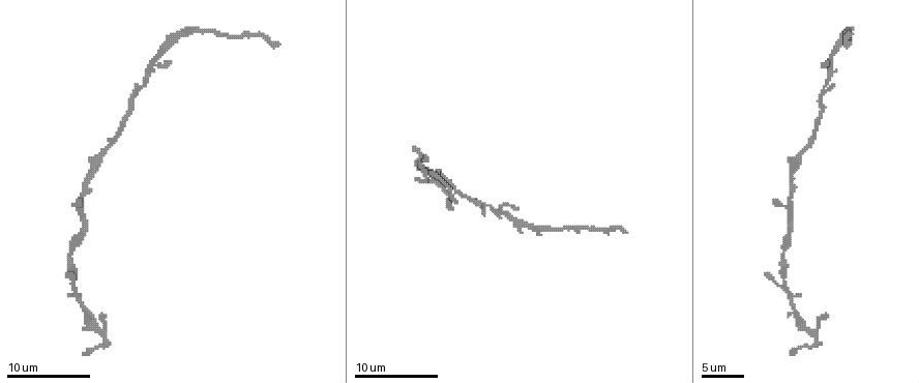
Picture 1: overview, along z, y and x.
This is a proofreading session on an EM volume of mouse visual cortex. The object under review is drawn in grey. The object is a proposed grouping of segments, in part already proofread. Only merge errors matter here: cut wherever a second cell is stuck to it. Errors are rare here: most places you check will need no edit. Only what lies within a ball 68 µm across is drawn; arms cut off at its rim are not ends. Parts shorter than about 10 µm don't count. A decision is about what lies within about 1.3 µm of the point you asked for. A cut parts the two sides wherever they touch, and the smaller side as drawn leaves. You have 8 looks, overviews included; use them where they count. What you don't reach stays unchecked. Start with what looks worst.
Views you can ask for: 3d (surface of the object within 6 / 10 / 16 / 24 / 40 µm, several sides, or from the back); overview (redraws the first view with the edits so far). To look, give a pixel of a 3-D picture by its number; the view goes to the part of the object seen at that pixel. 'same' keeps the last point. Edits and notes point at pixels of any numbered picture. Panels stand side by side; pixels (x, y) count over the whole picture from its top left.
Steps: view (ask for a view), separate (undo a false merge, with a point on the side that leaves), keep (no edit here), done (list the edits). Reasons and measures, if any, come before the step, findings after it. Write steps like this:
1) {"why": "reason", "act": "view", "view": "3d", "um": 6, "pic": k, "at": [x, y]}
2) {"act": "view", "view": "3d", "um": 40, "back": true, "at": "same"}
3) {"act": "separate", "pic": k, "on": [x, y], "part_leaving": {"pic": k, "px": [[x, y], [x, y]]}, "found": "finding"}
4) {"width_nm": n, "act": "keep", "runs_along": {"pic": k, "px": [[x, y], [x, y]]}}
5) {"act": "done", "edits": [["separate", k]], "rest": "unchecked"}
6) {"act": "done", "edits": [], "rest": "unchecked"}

{"why": "two arms in line, one across", "act": "view", "view": "3d", "um": 10, "pic": 1, "at": [824, 88]}

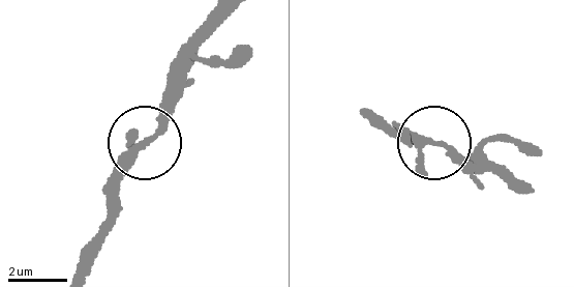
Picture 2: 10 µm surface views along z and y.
{"act": "keep", "runs_along": {"pic": 2, "px": [[76, 269], [100, 225], [111, 180], [191, 79]]}, "found": "continuous, no second cell"}

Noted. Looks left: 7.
{"act": "view", "view": "3d", "um": 16, "pic": 1, "at": [801, 152]}

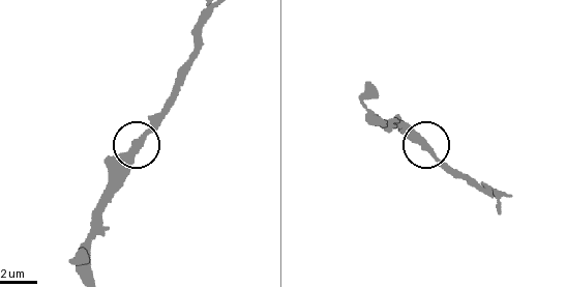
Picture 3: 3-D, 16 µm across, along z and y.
{"side_arm_um": 33, "act": "keep", "found": "one cell here"}

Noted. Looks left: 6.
{"why": "three-way junction", "act": "view", "view": "3d", "um": 10, "pic": 1, "at": [796, 316]}

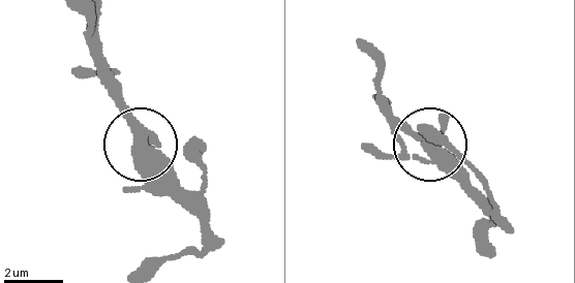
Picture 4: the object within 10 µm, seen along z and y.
{"arms": 3, "act": "keep", "found": "continuous, no second cell"}

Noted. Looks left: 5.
{"why": "thin neck", "act": "view", "view": "3d", "um": 6, "pic": 1, "at": [188, 35]}

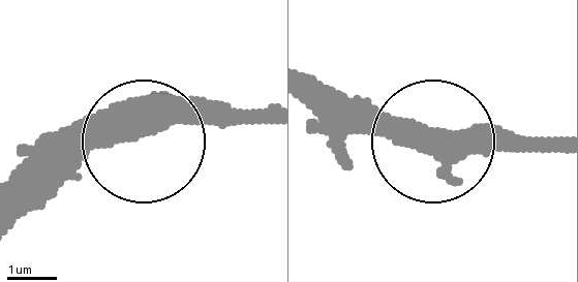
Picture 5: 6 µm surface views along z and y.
{"width_nm": 480, "act": "keep", "runs_along": {"pic": 5, "px": [[27, 218], [101, 148], [188, 119], [262, 119]]}, "found": "one cell here"}

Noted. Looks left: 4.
{"act": "done", "edits": [], "rest": "unchecked"}

